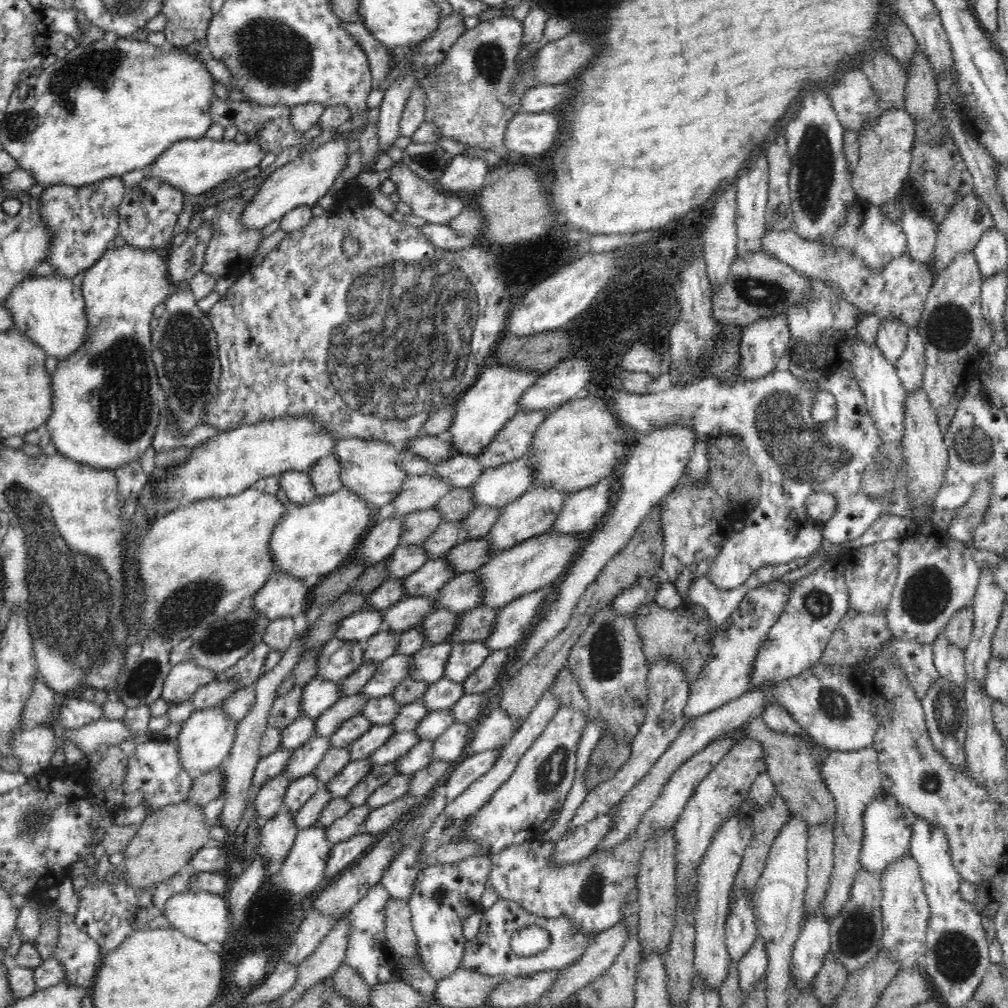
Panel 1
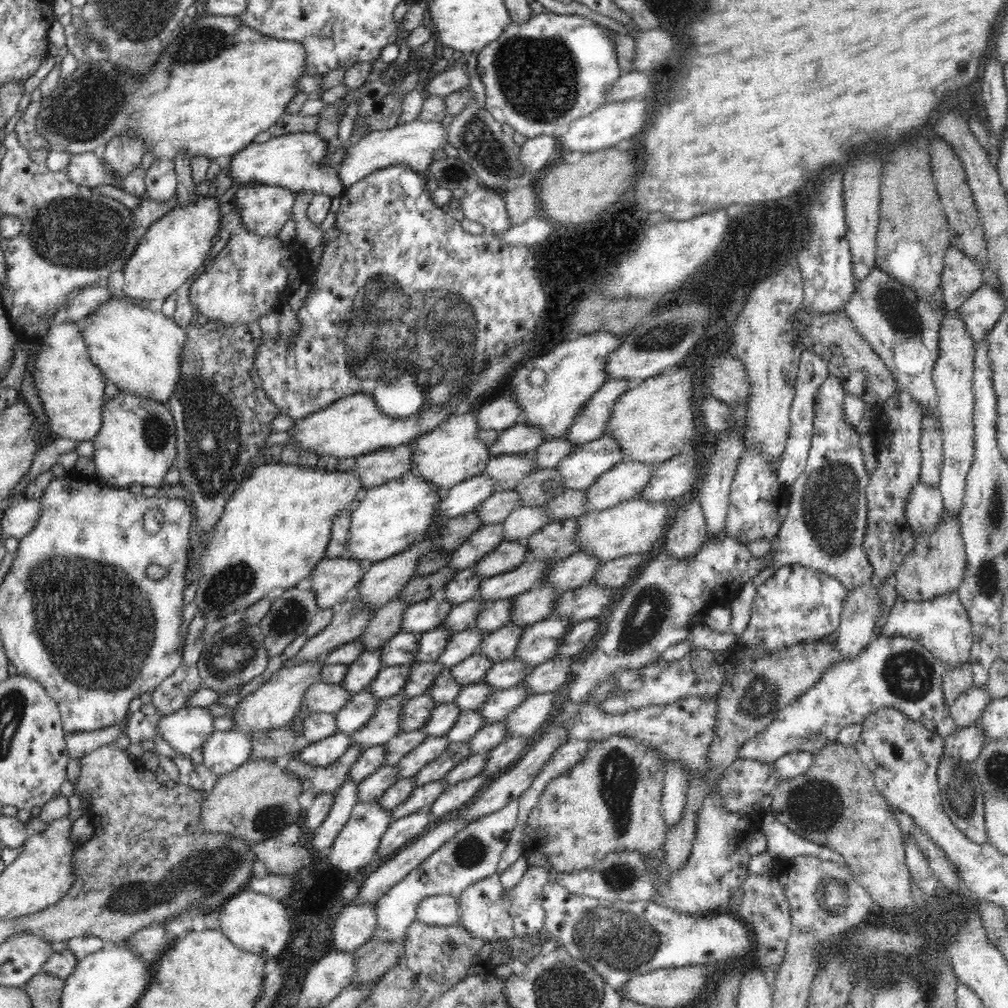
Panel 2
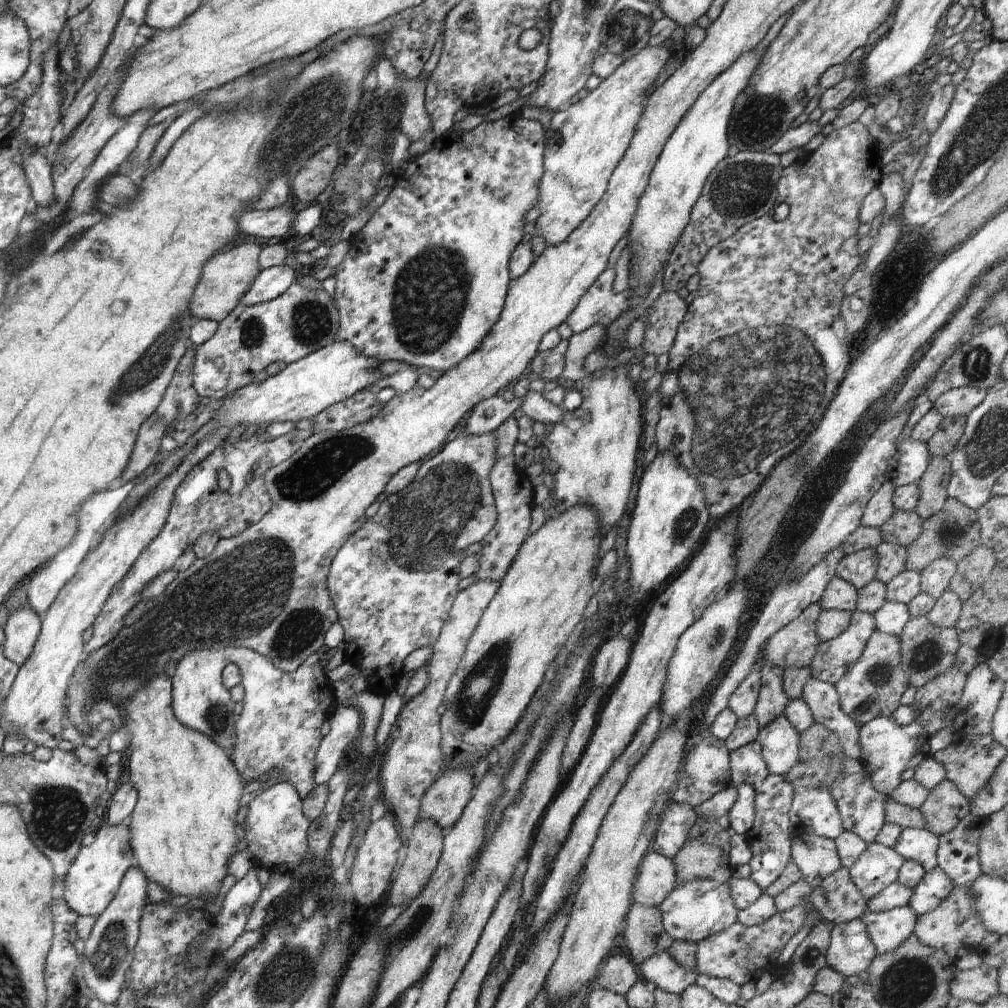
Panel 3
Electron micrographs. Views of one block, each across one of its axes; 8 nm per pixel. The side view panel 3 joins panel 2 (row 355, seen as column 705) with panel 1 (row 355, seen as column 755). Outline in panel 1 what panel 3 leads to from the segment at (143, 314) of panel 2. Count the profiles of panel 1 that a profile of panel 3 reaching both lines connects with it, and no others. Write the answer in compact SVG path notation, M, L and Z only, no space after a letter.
M56 275L25 278L10 292L3 304L12 315L12 328L32 339L48 356L64 360L86 342L86 303L80 284L73 279Z

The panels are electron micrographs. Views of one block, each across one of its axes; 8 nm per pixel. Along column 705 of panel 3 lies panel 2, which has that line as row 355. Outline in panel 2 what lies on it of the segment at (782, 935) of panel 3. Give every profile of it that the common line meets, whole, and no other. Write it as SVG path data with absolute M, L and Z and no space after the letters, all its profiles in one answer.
M947 310L938 332L938 360L933 371L934 387L938 395L938 414L943 436L944 460L940 474L939 491L943 496L945 512L959 518L964 508L966 476L974 462L974 359L975 348L962 317L957 311Z

